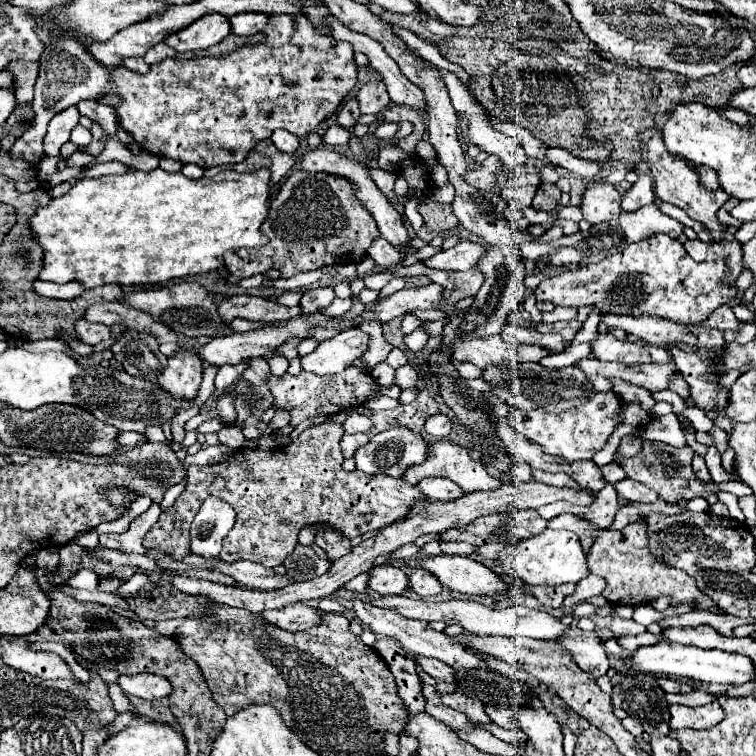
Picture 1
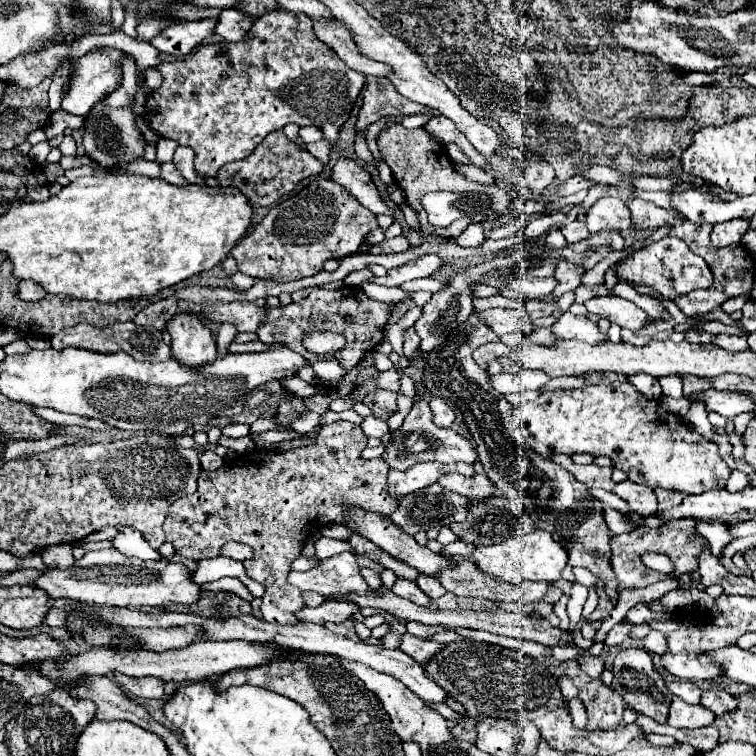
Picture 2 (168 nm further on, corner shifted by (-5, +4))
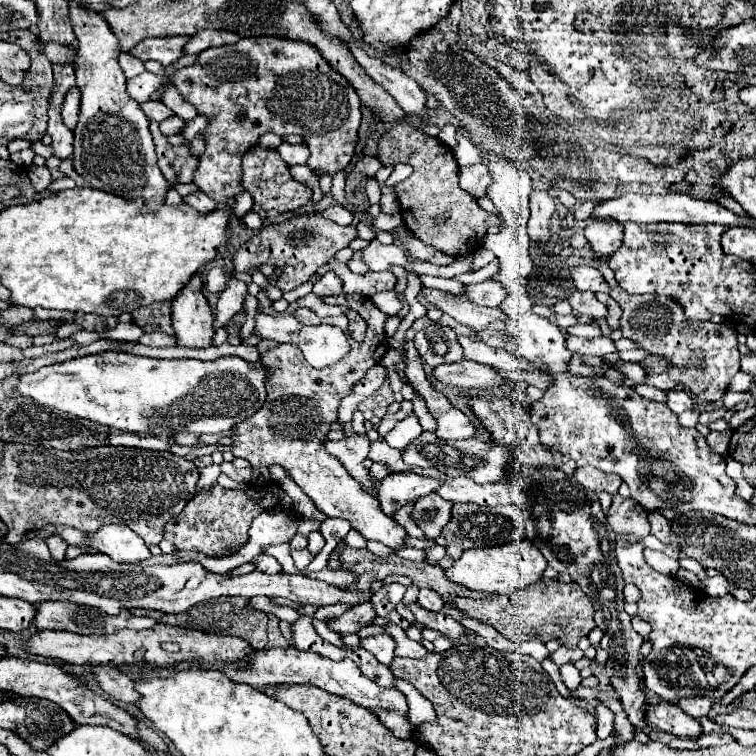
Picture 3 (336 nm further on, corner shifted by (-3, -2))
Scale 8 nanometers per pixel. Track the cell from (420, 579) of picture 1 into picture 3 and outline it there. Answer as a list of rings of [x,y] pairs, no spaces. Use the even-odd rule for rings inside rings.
[[[420,589],[418,605],[422,605],[422,607],[428,609],[428,611],[442,611],[444,599],[442,599],[442,595],[438,595],[438,593],[432,591],[432,589]]]

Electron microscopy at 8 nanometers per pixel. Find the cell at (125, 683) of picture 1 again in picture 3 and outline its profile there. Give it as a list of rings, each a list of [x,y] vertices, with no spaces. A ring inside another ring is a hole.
[[[98,665],[94,667],[94,673],[98,677],[98,683],[100,687],[112,697],[112,699],[118,699],[118,701],[124,701],[124,703],[136,703],[140,693],[134,689],[134,679],[128,677],[128,675],[122,675],[116,667],[112,665]]]

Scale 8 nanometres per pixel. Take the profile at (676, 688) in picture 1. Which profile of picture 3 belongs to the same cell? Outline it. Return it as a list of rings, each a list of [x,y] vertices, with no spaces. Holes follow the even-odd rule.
[[[686,697],[686,699],[682,699],[680,703],[676,703],[684,713],[688,713],[690,717],[696,717],[696,719],[700,719],[700,717],[704,717],[704,715],[708,715],[708,711],[710,711],[710,707],[712,707],[712,701],[710,699],[706,699],[706,697]]]

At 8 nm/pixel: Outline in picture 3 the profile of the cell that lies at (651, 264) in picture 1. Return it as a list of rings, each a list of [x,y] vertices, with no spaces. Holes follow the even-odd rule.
[[[484,281],[484,283],[476,283],[476,285],[468,285],[464,295],[476,303],[476,305],[484,305],[484,307],[498,307],[500,301],[506,299],[506,289],[502,289],[502,285],[498,281]]]

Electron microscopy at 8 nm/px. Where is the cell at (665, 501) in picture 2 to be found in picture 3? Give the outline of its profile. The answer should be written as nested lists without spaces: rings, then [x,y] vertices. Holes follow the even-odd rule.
[[[652,511],[648,515],[648,521],[652,525],[652,535],[658,537],[664,545],[668,545],[670,543],[670,539],[668,539],[670,537],[670,521],[660,511]]]

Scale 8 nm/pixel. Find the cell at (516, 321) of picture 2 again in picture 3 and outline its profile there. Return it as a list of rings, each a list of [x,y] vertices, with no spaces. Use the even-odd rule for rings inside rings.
[[[422,289],[422,293],[432,305],[442,309],[446,315],[456,319],[458,323],[462,323],[466,327],[472,327],[474,331],[488,329],[490,323],[506,319],[506,317],[502,317],[500,309],[478,307],[470,301],[454,301],[450,297],[450,293],[444,293],[444,291],[438,291],[438,289]]]

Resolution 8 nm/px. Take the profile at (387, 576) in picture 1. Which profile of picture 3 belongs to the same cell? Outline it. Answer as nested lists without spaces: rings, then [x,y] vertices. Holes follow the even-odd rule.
[[[408,603],[406,607],[412,611],[416,621],[422,623],[424,627],[428,627],[428,629],[438,629],[450,639],[466,635],[466,629],[458,621],[454,621],[452,617],[448,617],[444,613],[430,613],[428,609],[422,609],[418,603]]]

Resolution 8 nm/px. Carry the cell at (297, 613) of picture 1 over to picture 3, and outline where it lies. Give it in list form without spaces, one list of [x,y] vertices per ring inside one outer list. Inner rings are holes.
[[[360,603],[354,605],[352,609],[348,609],[346,613],[342,613],[340,617],[326,621],[328,629],[336,631],[336,633],[356,633],[360,627],[370,625],[376,617],[376,611],[372,609],[370,603]]]

